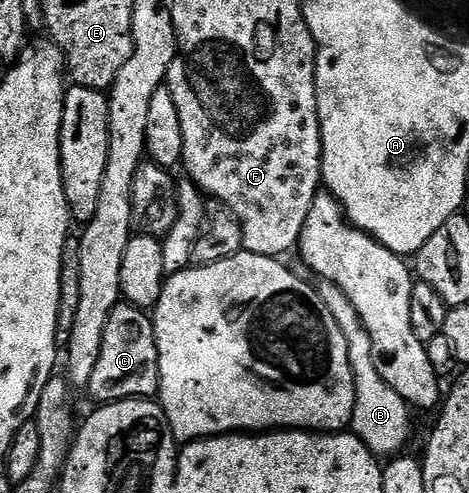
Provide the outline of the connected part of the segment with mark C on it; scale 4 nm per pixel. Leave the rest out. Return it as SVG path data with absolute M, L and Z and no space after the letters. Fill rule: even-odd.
M118 303L111 311L111 319L107 319L107 327L103 331L103 348L99 351L99 363L95 363L95 371L91 374L87 392L97 400L97 403L112 403L153 399L158 396L160 387L159 351L155 343L152 316L146 310L137 308L136 305Z

